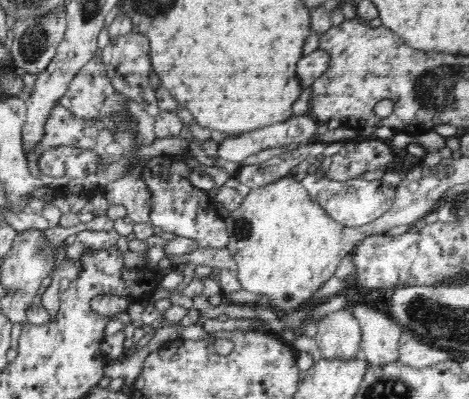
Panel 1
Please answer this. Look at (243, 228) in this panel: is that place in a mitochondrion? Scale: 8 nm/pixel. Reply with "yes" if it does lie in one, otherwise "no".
yes

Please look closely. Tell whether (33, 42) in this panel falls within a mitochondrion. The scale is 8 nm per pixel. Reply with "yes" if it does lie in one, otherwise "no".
yes

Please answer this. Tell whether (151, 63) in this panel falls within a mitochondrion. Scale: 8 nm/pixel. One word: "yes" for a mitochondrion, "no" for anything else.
no

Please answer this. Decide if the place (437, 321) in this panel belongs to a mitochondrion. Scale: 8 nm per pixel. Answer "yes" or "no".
yes

